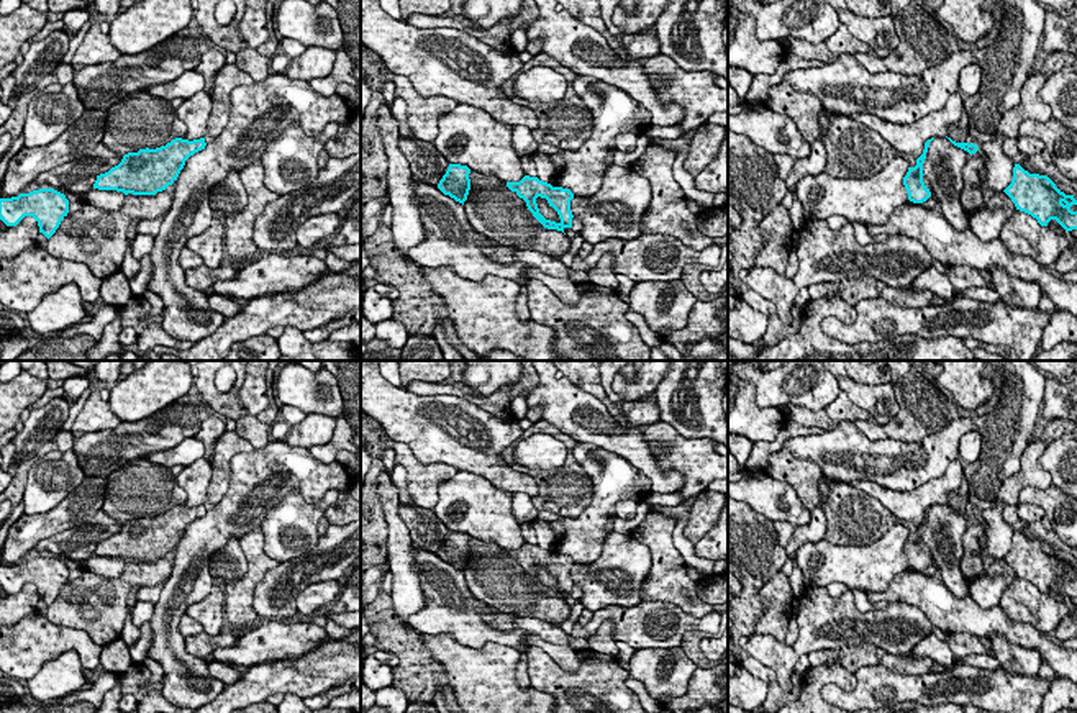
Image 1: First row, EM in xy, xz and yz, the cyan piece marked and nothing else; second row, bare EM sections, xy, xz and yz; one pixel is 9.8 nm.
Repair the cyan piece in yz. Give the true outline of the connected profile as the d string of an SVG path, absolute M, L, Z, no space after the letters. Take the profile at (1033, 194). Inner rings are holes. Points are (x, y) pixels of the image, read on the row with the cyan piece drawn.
M1015 164L1011 184L1003 192L1016 210L1031 215L1041 226L1056 220L1066 231L1077 229L1077 211L1070 210L1077 200L1061 192L1047 175L1029 174Z

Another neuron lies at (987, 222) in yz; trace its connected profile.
M998 192L980 210L969 215L970 229L980 241L997 239L1002 226L1015 211L1011 198Z

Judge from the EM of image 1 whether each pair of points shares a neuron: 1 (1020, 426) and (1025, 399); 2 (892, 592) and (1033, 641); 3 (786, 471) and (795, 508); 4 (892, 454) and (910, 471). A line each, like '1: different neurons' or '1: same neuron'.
1: same neuron
2: same neuron
3: different neurons
4: same neuron

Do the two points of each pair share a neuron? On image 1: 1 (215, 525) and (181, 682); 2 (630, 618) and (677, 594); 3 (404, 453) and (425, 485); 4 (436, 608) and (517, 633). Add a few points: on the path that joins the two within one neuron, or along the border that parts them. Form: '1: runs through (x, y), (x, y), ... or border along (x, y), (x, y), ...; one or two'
1: runs through (187, 564), (176, 585), (171, 643); one
2: border along (643, 599), (676, 604), (699, 618); two
3: runs through (408, 461), (420, 477); one
4: runs through (456, 613), (476, 633), (497, 636); one

